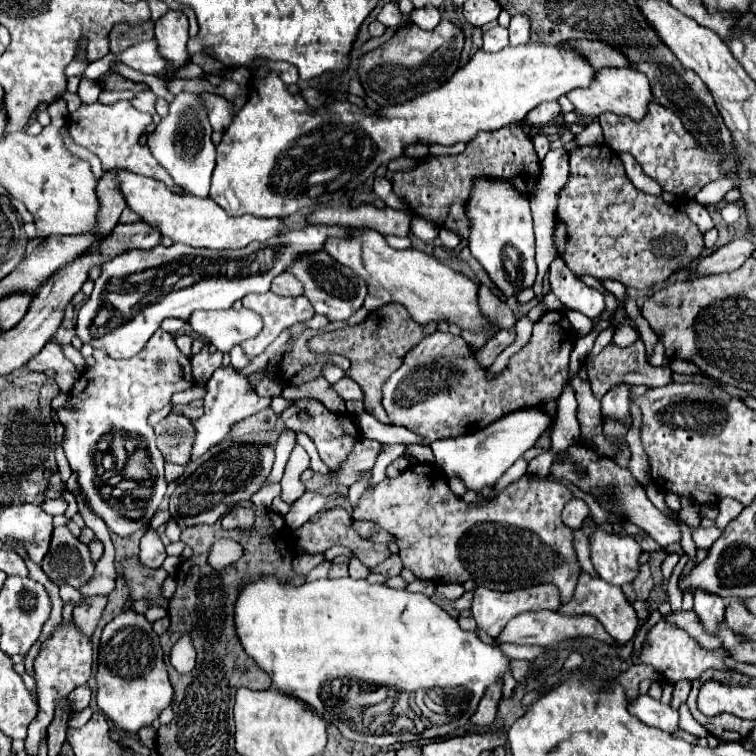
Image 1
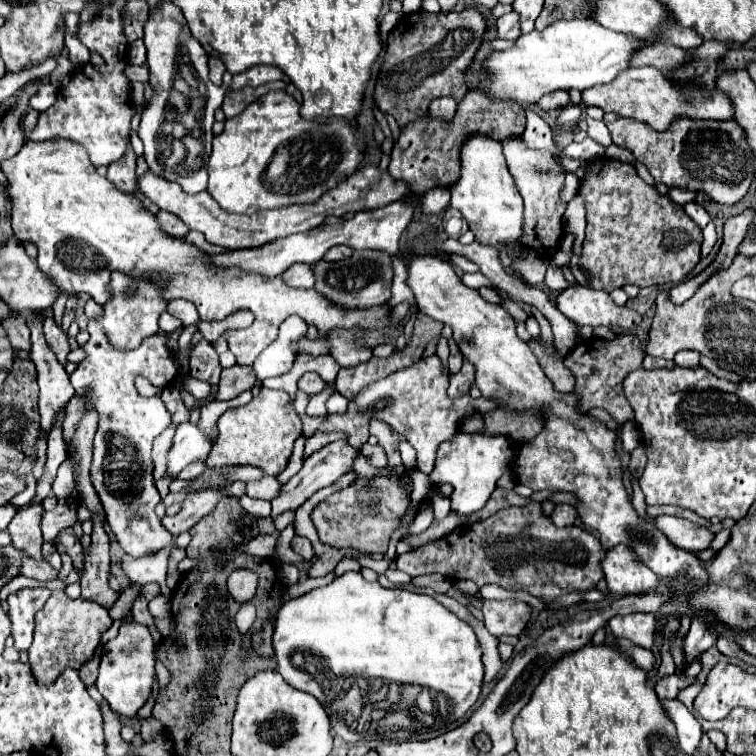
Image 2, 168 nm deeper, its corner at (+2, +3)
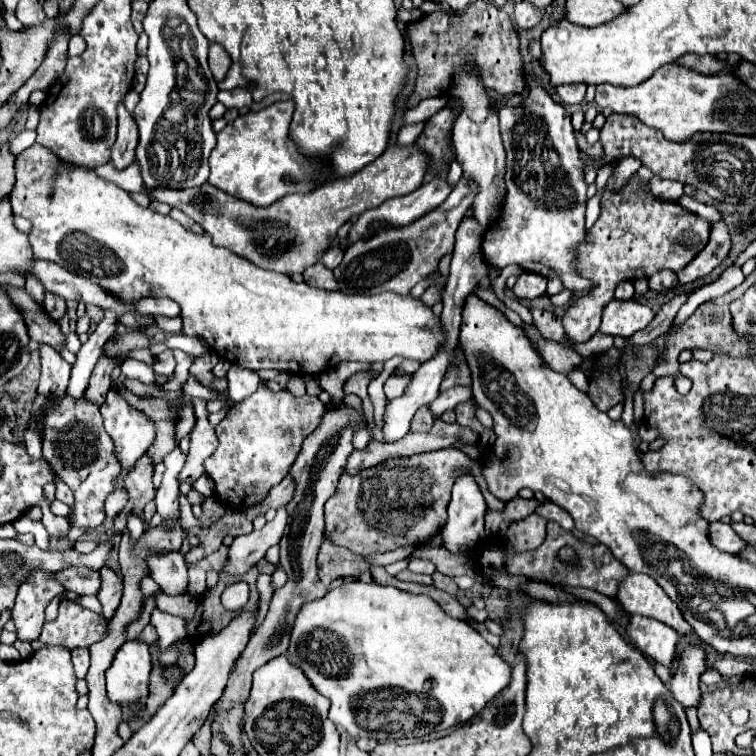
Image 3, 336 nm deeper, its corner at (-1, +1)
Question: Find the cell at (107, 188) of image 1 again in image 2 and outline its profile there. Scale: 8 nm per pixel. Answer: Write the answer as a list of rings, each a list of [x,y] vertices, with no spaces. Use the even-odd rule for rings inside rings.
[[[129,147],[129,153],[121,161],[109,165],[107,179],[117,189],[121,189],[125,193],[135,193],[135,189],[137,189],[137,183],[135,183],[137,175],[135,175],[135,153],[133,153],[131,147]]]

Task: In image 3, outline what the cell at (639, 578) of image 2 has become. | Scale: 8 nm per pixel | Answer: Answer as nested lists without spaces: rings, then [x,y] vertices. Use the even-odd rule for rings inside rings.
[[[630,573],[624,583],[620,583],[620,591],[616,597],[622,607],[630,615],[642,615],[656,619],[682,635],[690,635],[692,627],[682,617],[680,609],[668,595],[664,595],[662,587],[650,575],[636,575]]]

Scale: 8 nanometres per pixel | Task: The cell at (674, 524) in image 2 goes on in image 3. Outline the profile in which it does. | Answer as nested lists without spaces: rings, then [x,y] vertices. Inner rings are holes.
[[[716,521],[710,525],[710,539],[714,547],[720,547],[720,551],[728,551],[732,555],[748,547],[748,543],[732,529],[732,525],[726,525],[722,521]]]

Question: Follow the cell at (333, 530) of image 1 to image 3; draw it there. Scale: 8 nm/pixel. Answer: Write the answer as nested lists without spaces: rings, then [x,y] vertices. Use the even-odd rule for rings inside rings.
[[[448,447],[442,453],[422,453],[414,459],[402,461],[404,469],[414,471],[416,479],[376,479],[386,473],[386,467],[380,471],[370,471],[372,475],[348,475],[344,473],[338,481],[336,493],[326,501],[326,537],[332,543],[340,543],[348,547],[356,555],[370,555],[376,551],[394,551],[398,547],[408,545],[424,545],[434,535],[438,535],[446,523],[446,507],[450,503],[450,491],[454,481],[464,475],[466,471],[472,473],[480,485],[480,491],[486,491],[486,503],[494,511],[504,509],[504,501],[494,497],[488,487],[486,479],[482,477],[476,461],[472,461],[460,449]],[[440,461],[442,461],[442,475],[440,475]],[[442,477],[442,479],[440,479]],[[362,513],[370,513],[370,523]],[[390,515],[390,525],[388,525]]]

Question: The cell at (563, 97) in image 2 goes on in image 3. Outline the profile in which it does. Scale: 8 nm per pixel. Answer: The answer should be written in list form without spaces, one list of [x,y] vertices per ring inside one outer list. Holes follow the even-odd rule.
[[[566,83],[556,87],[556,95],[564,105],[580,105],[586,97],[586,83]]]

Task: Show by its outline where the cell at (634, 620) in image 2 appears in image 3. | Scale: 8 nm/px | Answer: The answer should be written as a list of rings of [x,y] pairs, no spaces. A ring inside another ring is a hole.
[[[634,615],[630,619],[626,633],[632,639],[632,643],[654,663],[672,667],[676,659],[676,643],[680,639],[676,631],[672,631],[670,627],[664,627],[664,623],[656,623],[648,617]]]

